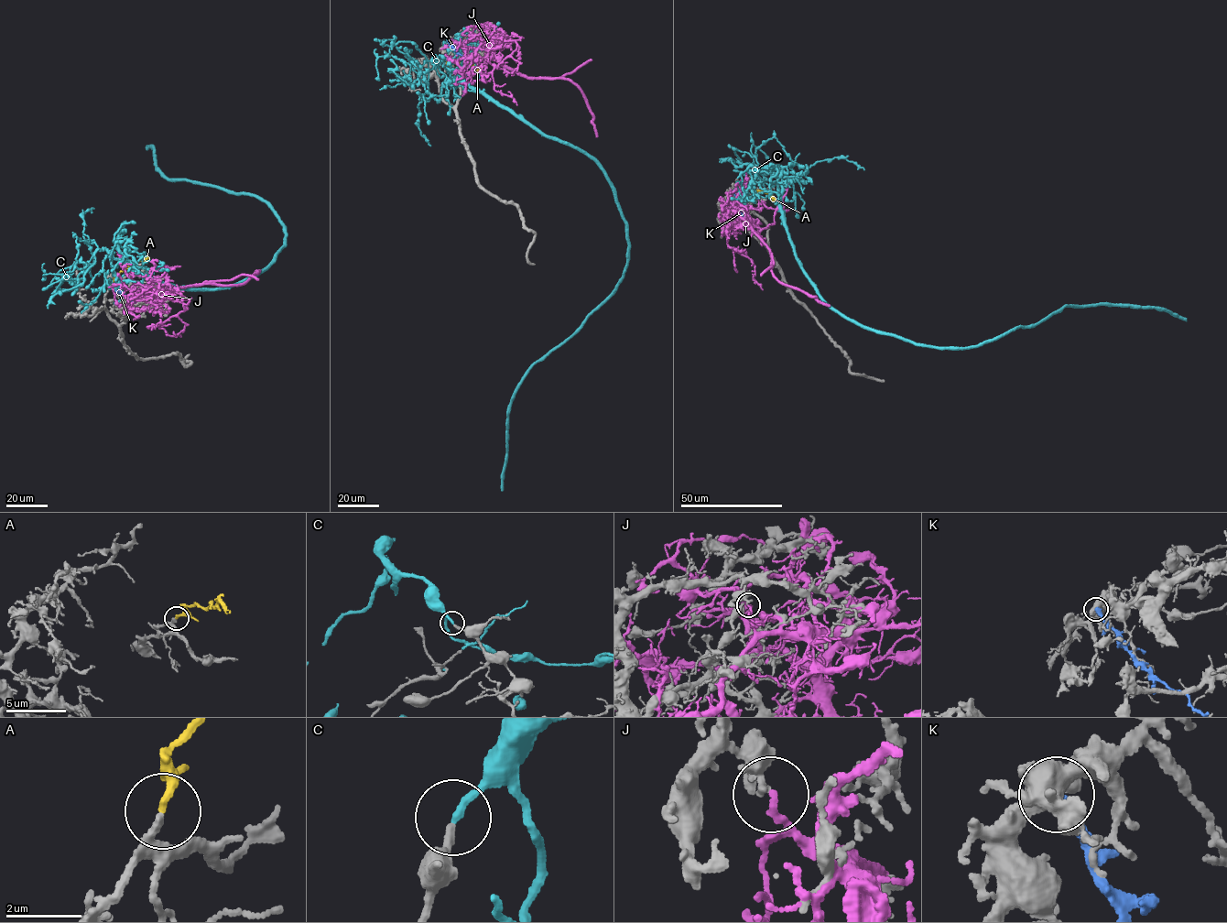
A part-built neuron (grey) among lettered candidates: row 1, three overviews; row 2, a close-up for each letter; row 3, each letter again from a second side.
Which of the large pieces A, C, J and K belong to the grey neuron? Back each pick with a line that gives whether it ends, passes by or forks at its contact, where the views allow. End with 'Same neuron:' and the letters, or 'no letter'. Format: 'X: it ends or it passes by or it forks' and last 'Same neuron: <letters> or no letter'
A: it ends
Same neuron: A

